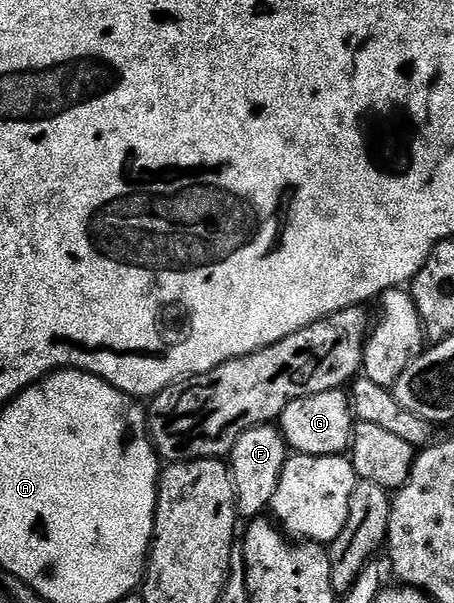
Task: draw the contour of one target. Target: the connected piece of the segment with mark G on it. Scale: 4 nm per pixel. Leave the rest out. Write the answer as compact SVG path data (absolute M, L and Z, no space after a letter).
M339 389L304 397L292 401L283 409L280 416L280 430L286 439L287 448L299 455L341 455L351 446L356 420L354 410L350 408L350 397L345 390Z

